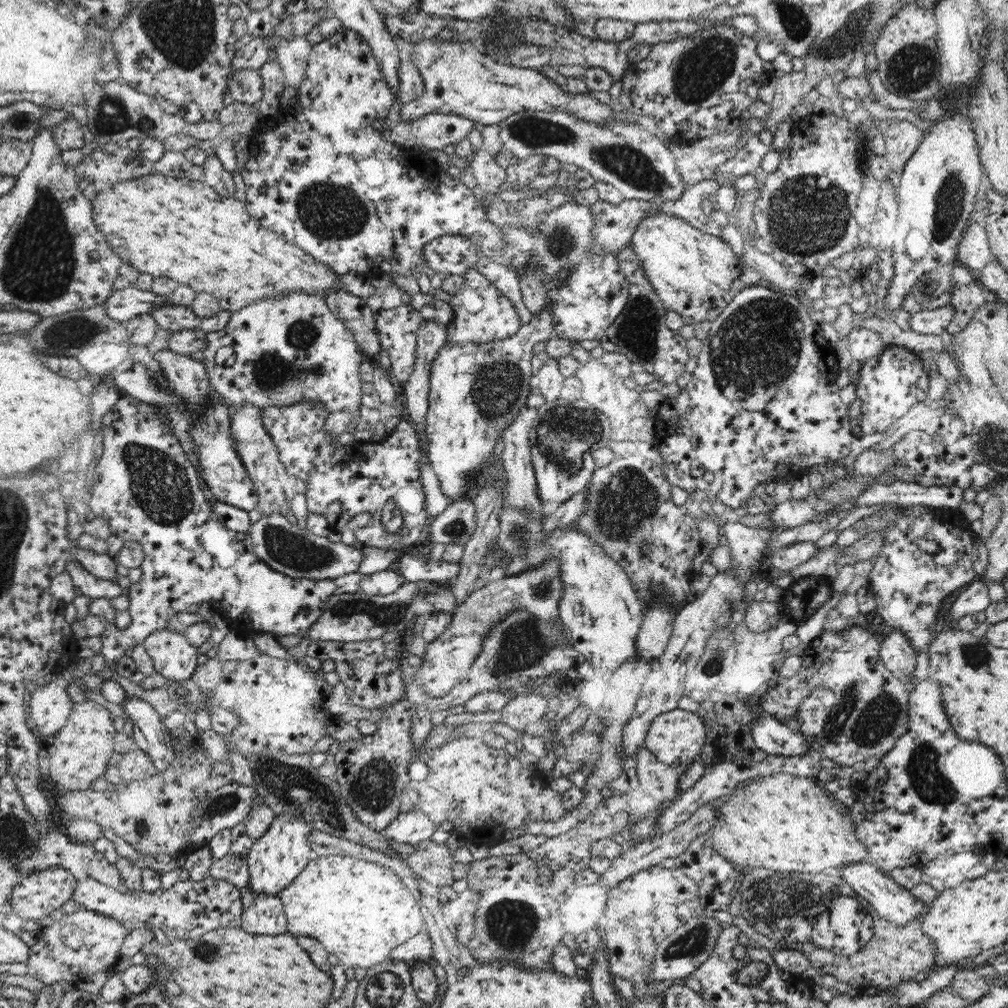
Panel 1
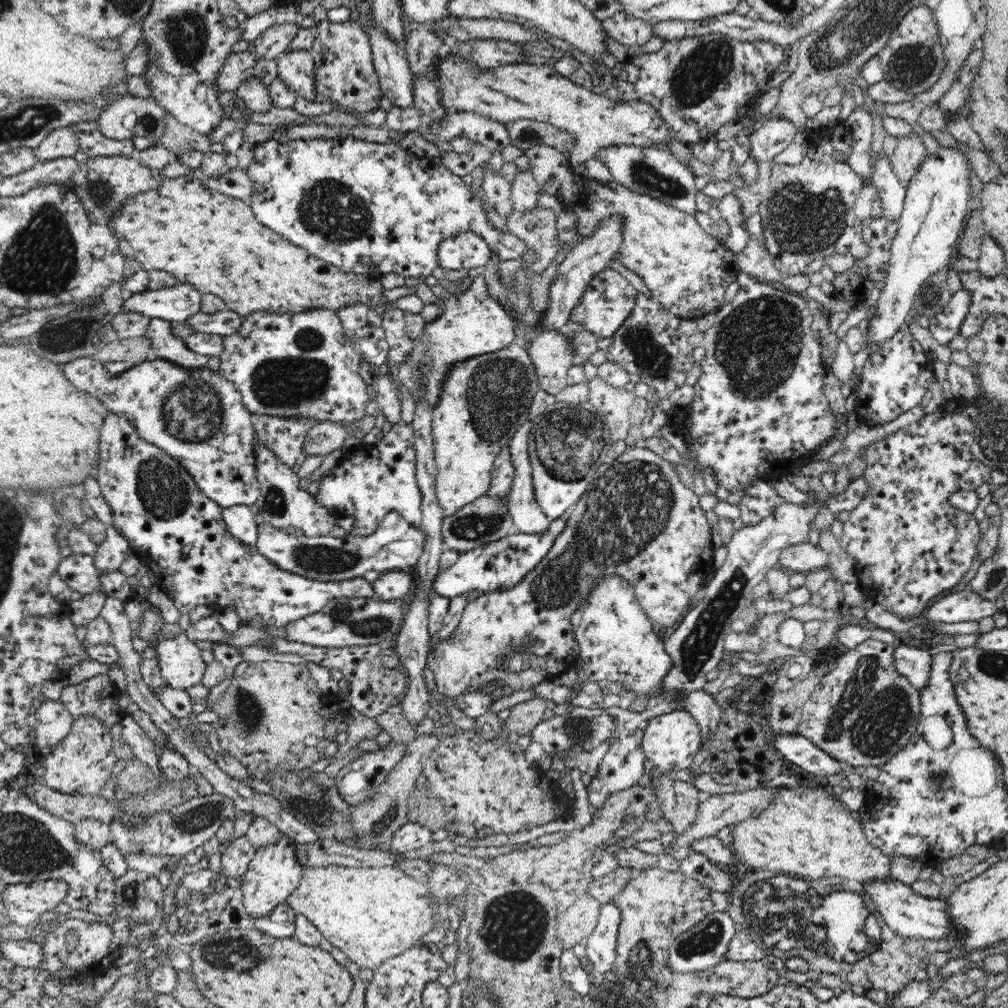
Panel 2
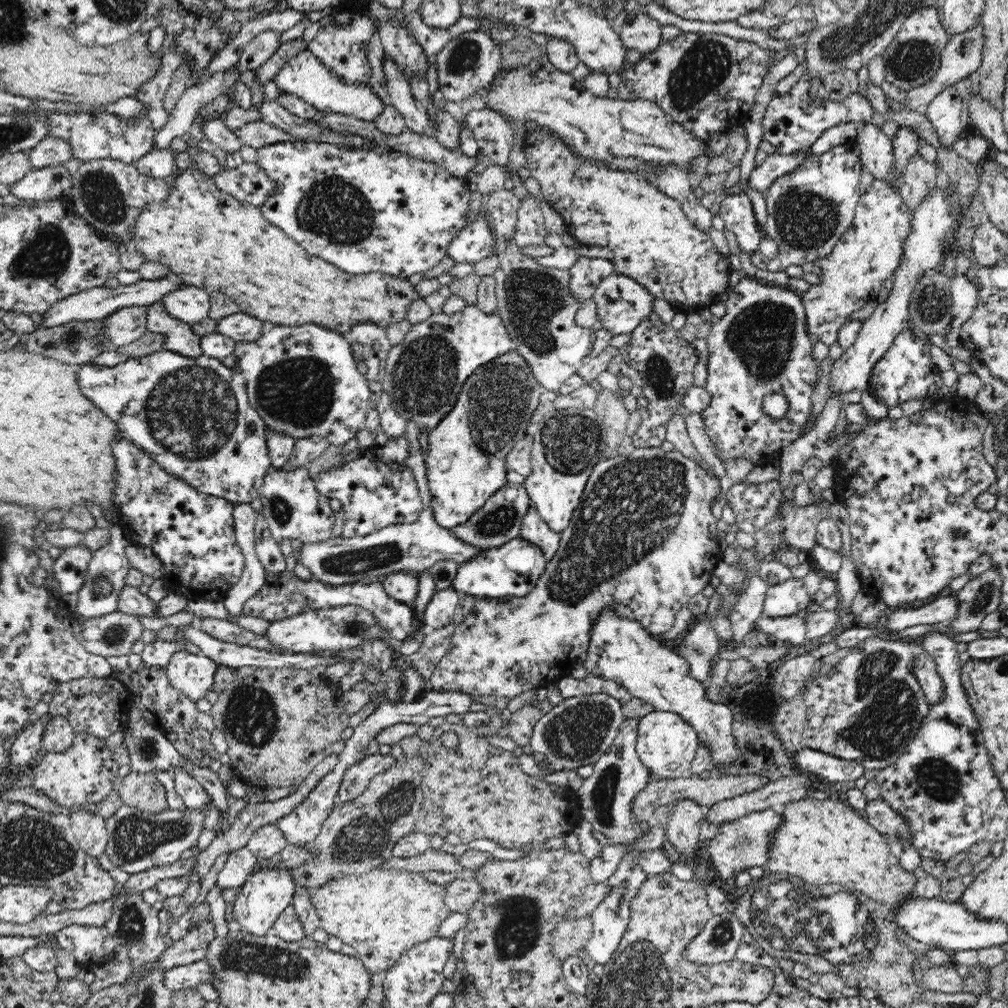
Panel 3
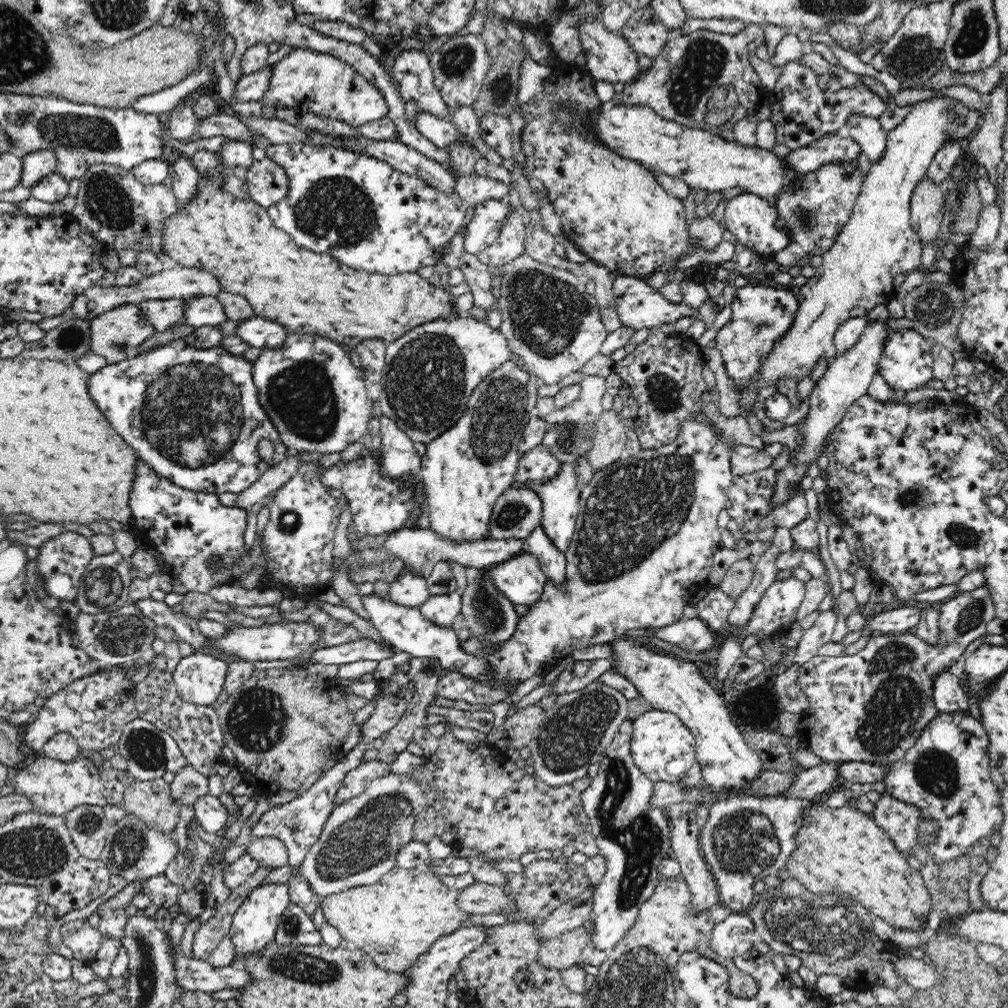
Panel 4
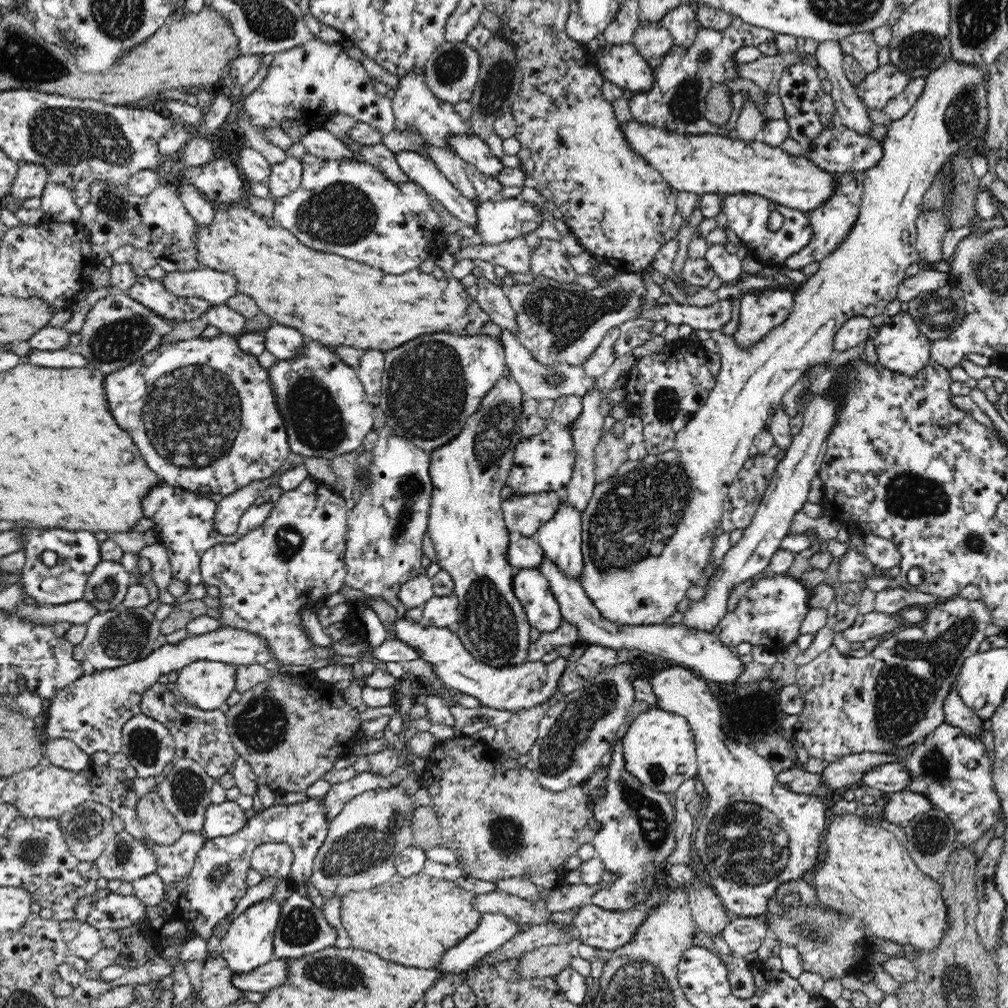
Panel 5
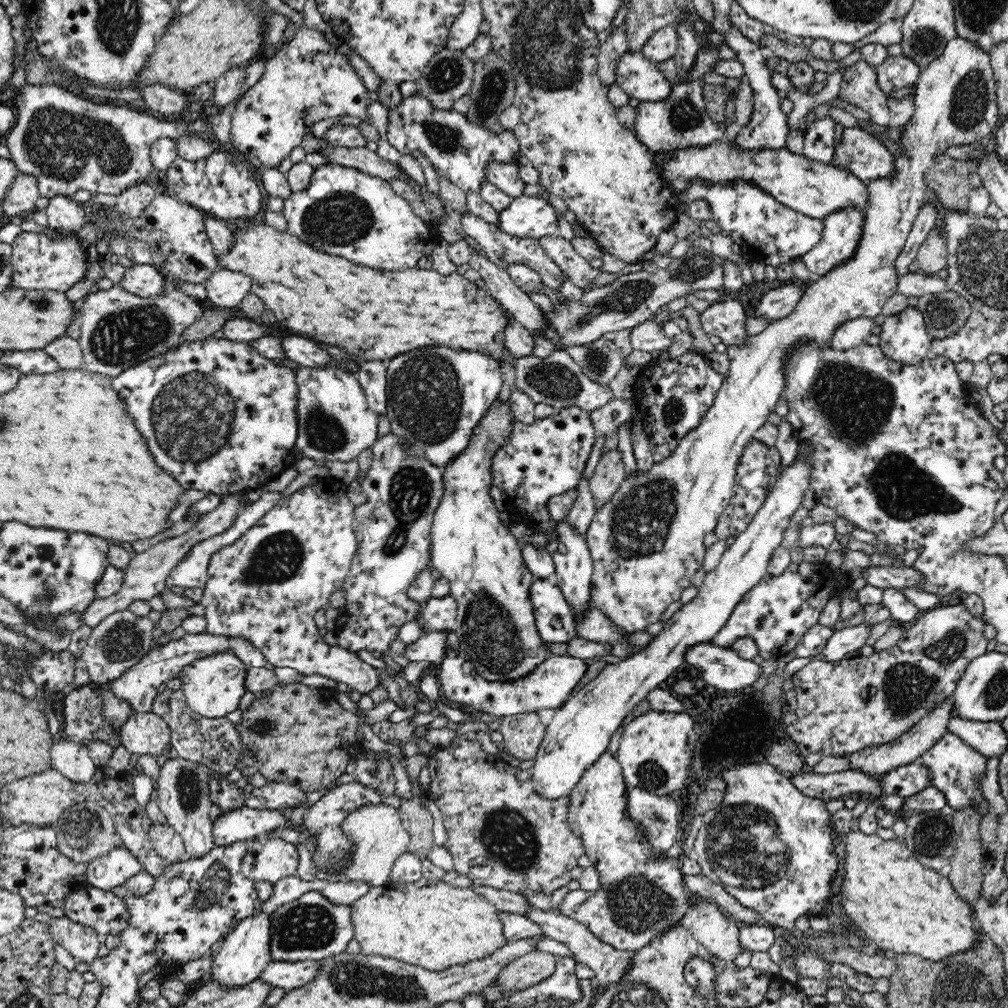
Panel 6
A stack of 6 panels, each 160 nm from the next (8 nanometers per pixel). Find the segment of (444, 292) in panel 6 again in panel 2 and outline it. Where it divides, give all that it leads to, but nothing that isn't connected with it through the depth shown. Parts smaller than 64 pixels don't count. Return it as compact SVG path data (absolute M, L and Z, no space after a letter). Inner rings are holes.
M177 169L175 171L166 172L166 179L163 180L158 188L148 190L148 192L140 192L140 194L134 194L134 196L126 198L126 200L122 202L122 209L118 213L113 214L113 218L107 221L106 226L112 231L112 235L118 244L121 254L124 255L130 263L138 262L140 268L148 272L148 274L152 272L152 270L166 272L174 277L177 283L190 284L195 290L198 290L202 294L214 294L226 303L226 308L228 310L234 311L241 316L250 314L250 312L256 310L277 312L278 314L284 314L284 312L298 314L298 312L304 312L304 310L310 310L310 308L329 308L330 310L336 311L340 306L352 304L354 302L367 304L379 311L392 307L390 303L385 302L385 291L382 288L381 280L378 276L374 276L373 274L347 274L341 272L339 268L336 268L333 264L311 256L304 248L291 244L288 240L281 238L276 232L269 230L266 226L258 222L248 201L240 198L232 198L217 190L209 189L205 185L203 177L198 173L188 170Z

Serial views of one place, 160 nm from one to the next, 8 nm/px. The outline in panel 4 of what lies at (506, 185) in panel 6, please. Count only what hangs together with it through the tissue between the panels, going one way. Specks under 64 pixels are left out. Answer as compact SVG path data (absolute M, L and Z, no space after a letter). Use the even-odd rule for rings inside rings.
M421 108L416 110L416 114L414 114L414 124L416 130L439 149L444 149L461 136L456 127L446 119L434 116Z

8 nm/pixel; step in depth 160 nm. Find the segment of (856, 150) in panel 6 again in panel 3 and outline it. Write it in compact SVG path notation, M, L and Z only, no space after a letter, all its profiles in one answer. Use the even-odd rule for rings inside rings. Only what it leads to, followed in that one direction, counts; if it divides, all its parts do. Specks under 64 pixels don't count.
M802 150L797 153L778 154L773 153L767 155L765 160L751 172L746 182L737 182L735 185L724 188L723 194L735 195L746 193L751 188L764 194L767 188L772 186L772 182L788 172L792 172L794 168L798 168L798 164L811 153L809 150Z

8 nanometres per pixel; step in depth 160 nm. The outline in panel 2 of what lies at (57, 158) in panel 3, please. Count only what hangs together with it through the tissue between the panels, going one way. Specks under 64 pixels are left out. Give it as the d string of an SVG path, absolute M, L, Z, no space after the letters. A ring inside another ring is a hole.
M71 127L56 128L45 136L45 139L36 148L38 161L50 161L56 158L75 156L81 150L78 137Z

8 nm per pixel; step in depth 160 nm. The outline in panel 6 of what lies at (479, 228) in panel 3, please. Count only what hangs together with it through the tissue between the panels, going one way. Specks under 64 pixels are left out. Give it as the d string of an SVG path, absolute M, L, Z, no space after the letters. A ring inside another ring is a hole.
M537 196L513 197L510 206L498 211L498 226L514 238L540 239L555 235L558 214L546 200Z

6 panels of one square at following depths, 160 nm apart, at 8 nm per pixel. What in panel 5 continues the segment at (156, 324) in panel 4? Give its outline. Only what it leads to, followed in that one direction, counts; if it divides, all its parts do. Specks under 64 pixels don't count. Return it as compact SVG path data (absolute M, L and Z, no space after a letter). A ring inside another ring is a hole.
M142 276L128 290L128 295L158 316L174 322L200 319L211 304L201 298L176 297L167 292L160 281Z

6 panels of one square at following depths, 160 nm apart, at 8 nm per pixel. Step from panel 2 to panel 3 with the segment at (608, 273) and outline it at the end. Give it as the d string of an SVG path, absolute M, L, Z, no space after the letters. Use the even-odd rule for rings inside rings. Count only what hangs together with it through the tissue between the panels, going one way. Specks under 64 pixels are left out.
M614 272L604 278L598 289L592 295L596 303L597 326L616 334L630 334L644 320L652 314L653 295L638 282L628 276Z

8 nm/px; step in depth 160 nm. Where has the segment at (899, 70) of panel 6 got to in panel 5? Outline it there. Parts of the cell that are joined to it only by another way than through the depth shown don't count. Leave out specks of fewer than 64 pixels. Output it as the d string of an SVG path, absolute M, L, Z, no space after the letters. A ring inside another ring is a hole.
M892 64L879 66L855 86L856 95L868 109L883 110L891 98L902 93L911 78Z

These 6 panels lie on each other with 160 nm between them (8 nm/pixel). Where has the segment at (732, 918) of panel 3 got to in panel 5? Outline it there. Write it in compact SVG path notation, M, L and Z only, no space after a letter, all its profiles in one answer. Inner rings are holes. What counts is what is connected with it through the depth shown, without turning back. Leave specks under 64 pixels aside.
M738 917L724 926L721 932L732 955L745 957L758 950L766 934L764 917Z

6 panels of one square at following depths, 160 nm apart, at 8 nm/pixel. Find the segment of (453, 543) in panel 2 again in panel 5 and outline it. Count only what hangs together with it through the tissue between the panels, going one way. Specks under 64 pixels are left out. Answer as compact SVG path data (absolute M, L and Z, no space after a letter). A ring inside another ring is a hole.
M556 491L512 494L501 501L506 531L519 532L522 537L533 538L537 530L554 516L560 500L564 499L564 494Z

